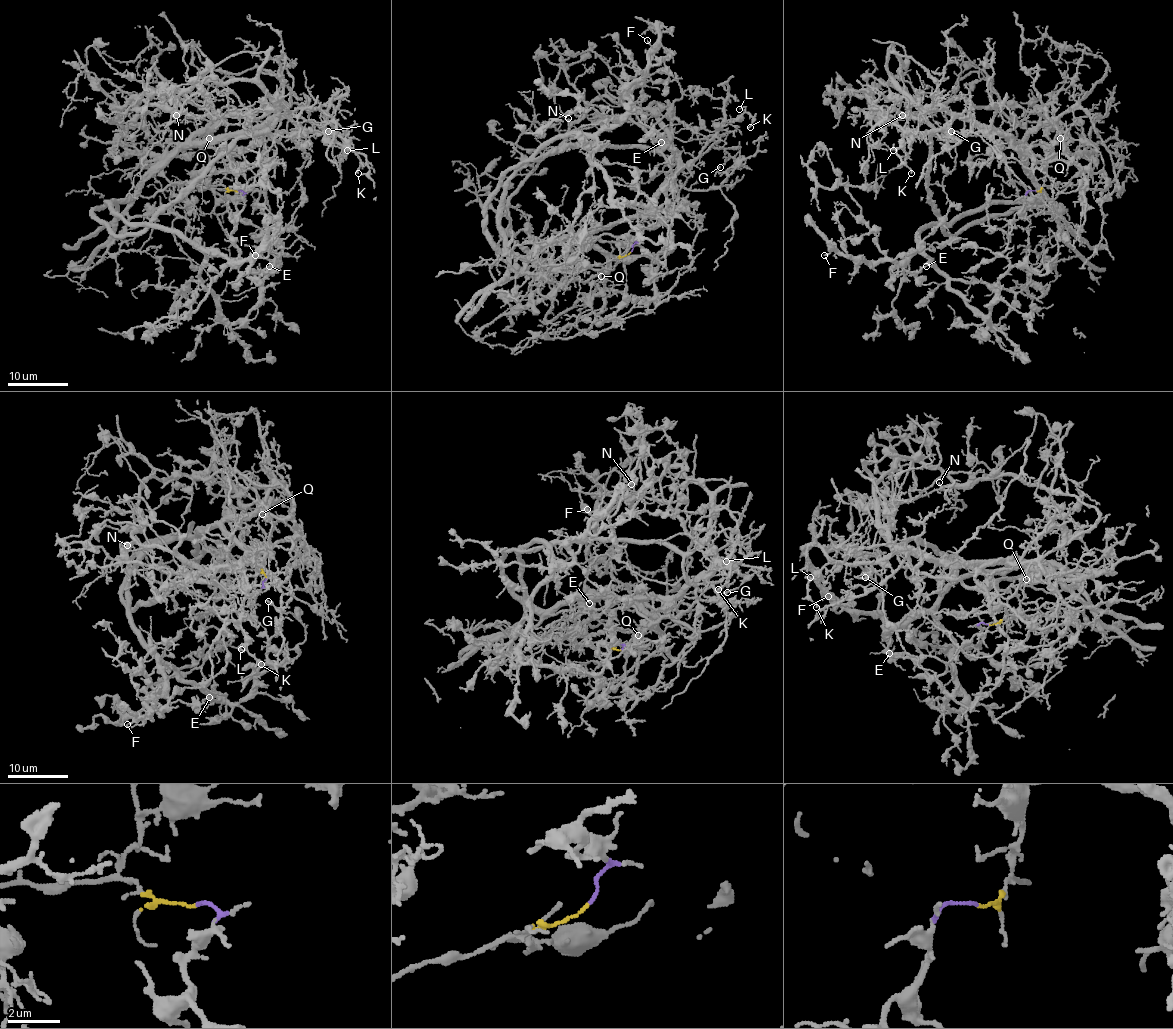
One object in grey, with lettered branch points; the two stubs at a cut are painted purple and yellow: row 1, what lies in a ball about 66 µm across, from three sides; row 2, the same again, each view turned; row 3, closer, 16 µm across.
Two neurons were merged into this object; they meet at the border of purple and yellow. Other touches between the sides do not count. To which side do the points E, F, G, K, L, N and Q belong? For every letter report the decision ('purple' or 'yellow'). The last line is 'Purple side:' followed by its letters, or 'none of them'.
E: purple
F: purple
G: yellow
K: yellow
L: yellow
N: yellow
Q: yellow
Purple side: E, F

